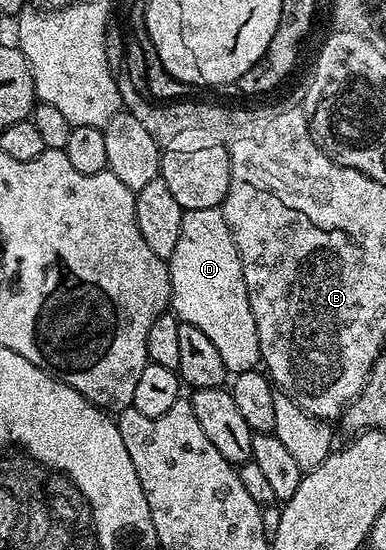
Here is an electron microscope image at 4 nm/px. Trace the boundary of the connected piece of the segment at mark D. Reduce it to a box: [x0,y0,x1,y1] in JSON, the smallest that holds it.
[167,207,261,376]

